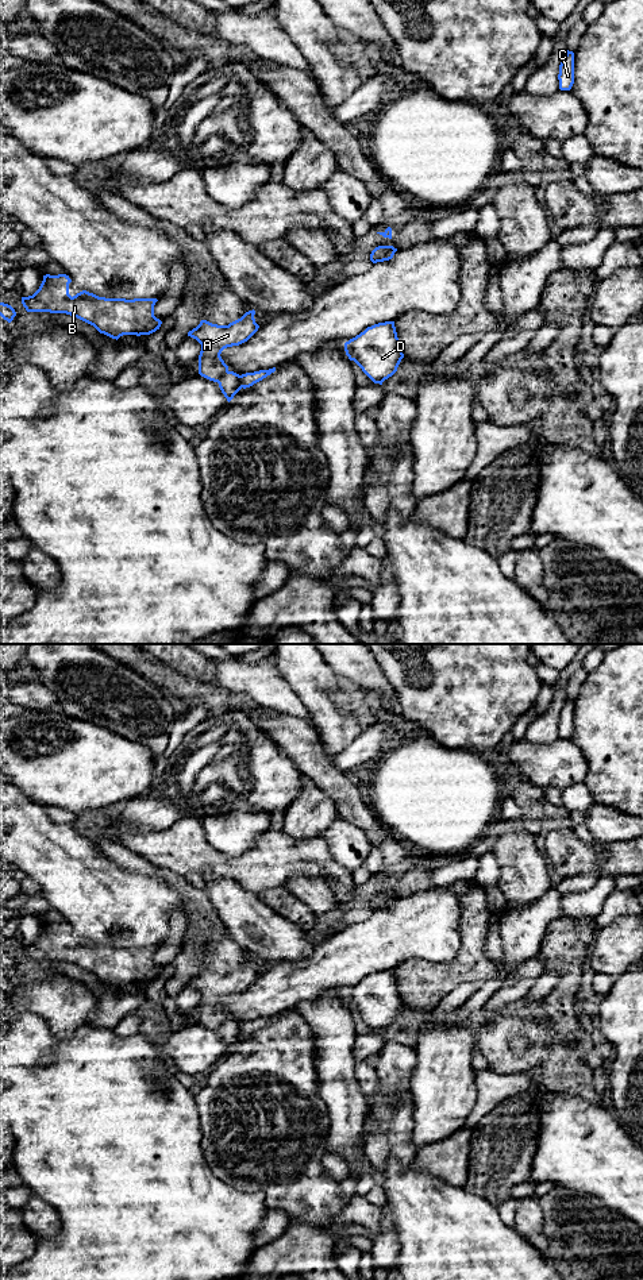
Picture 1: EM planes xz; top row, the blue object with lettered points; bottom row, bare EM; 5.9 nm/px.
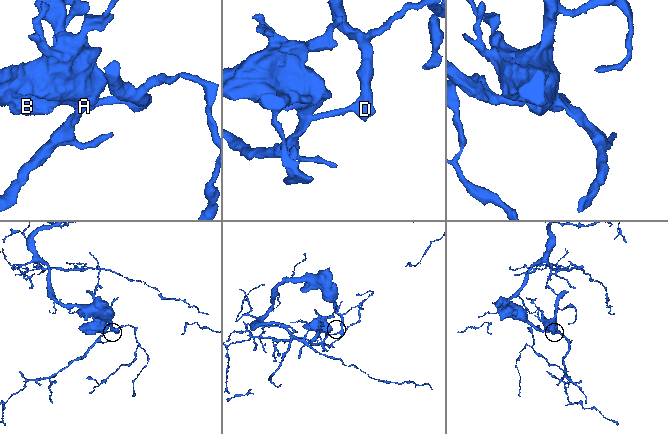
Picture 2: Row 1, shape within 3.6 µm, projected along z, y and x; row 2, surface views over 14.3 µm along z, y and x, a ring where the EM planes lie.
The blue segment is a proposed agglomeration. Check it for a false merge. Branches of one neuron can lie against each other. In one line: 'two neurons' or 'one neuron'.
two neurons

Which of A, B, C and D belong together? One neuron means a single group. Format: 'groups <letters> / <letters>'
groups A B / C D

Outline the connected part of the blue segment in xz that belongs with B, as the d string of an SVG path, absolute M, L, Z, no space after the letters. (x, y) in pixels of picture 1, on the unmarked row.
M46 922L32 944L22 945L22 952L27 960L74 964L116 988L123 983L150 983L162 972L154 964L157 946L105 946L86 938L72 945L70 930L66 922Z

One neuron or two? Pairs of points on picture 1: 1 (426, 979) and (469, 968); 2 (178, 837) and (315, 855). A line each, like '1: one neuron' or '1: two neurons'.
1: one neuron
2: one neuron

